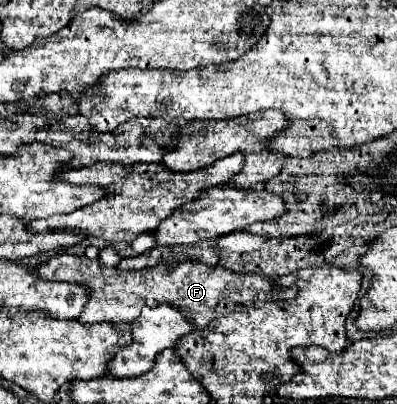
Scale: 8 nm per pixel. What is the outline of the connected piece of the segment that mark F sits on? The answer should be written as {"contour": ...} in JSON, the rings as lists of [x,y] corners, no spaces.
{"contour":[[[58,255],[40,263],[34,269],[43,280],[82,283],[90,289],[90,301],[86,301],[86,309],[82,309],[82,323],[132,323],[144,305],[154,307],[168,303],[170,307],[182,311],[182,315],[194,323],[194,327],[206,327],[212,321],[212,309],[220,299],[228,299],[232,303],[250,303],[258,301],[262,295],[270,295],[274,285],[250,273],[234,273],[224,267],[208,267],[200,261],[182,261],[182,263],[158,263],[154,267],[146,267],[140,271],[118,271],[116,267],[100,267],[98,261],[86,259],[85,256]]]}

